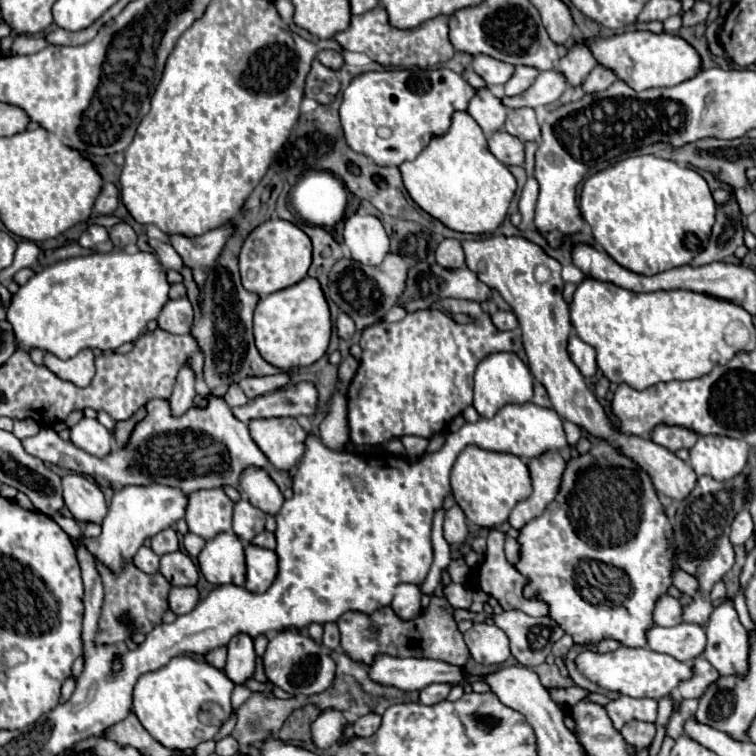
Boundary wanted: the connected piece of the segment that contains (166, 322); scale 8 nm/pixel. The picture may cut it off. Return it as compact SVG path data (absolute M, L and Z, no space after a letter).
M188 297L170 299L164 305L164 309L158 317L158 323L160 323L160 329L166 329L168 333L174 333L174 335L190 333L192 323L194 323L194 309L192 309Z

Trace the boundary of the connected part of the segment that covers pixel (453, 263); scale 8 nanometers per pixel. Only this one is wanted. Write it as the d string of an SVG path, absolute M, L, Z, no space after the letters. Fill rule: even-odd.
M444 239L436 249L436 261L446 269L456 269L464 265L464 251L460 241Z

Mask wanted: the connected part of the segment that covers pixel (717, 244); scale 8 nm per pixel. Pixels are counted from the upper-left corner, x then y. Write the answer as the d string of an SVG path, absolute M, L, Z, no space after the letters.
M732 195L716 211L716 225L712 229L708 249L700 253L692 263L706 265L712 261L722 261L724 257L732 255L736 247L740 247L742 243L744 243L744 213L740 211L736 197Z

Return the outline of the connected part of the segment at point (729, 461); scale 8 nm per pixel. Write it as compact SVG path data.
M698 437L690 449L690 465L696 475L710 475L716 481L734 479L750 459L750 445L734 437Z

